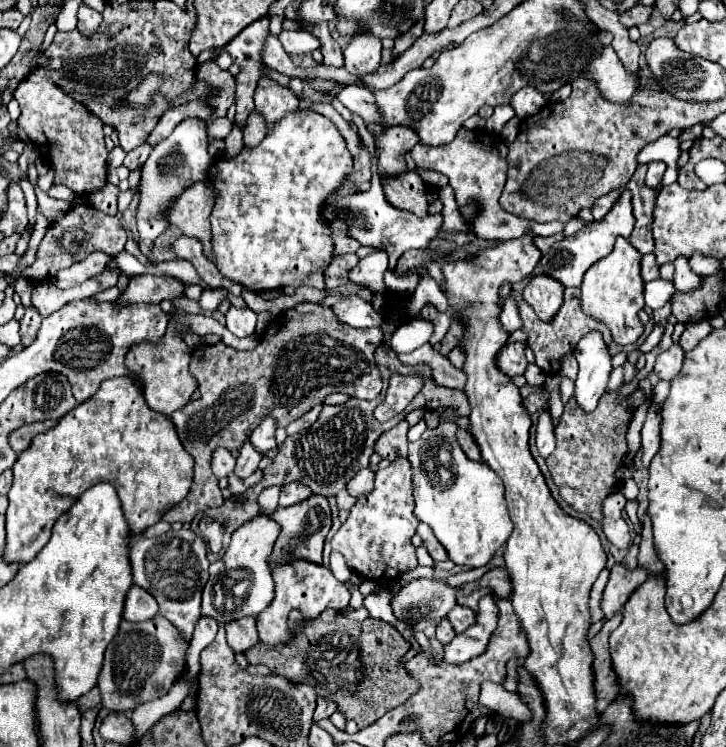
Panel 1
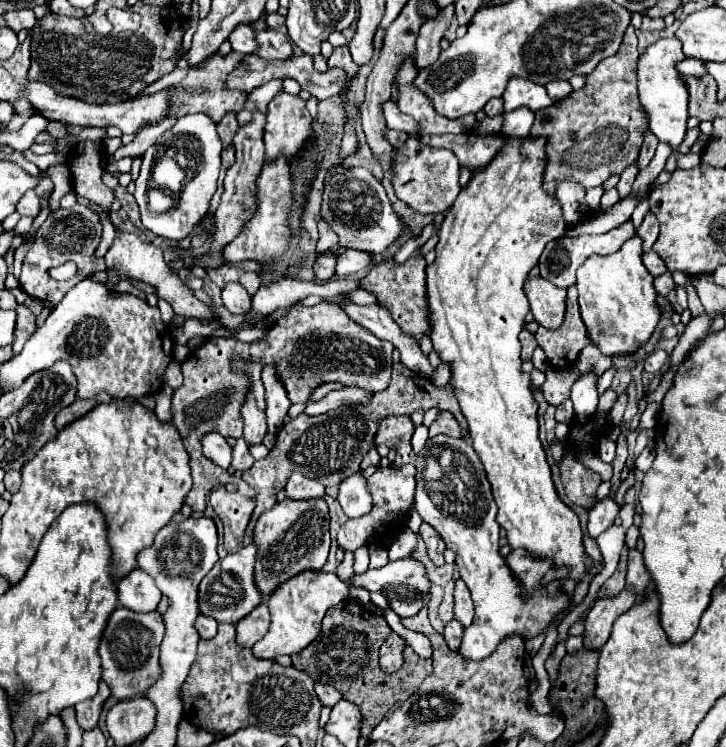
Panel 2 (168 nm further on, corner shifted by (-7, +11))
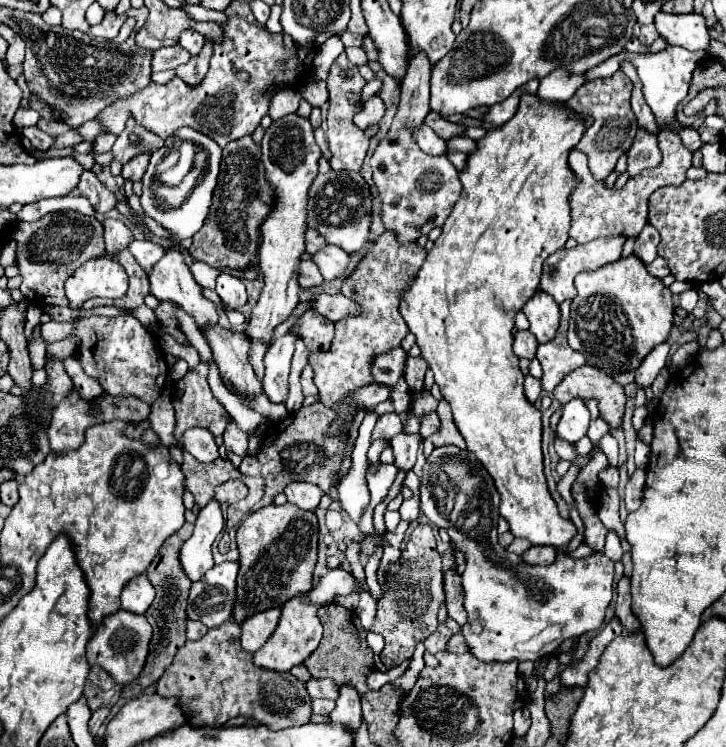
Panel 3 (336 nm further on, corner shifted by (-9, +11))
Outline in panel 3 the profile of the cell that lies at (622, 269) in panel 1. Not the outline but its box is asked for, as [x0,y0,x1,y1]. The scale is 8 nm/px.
[567,254,673,374]

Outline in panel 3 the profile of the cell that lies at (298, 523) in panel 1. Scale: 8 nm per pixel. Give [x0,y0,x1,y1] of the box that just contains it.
[231,504,317,624]

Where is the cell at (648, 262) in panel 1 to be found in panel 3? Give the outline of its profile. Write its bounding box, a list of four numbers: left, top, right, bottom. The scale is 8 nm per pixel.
[647,256,669,278]

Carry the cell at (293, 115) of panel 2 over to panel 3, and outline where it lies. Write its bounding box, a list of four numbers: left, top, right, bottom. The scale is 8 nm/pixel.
[245,114,321,382]

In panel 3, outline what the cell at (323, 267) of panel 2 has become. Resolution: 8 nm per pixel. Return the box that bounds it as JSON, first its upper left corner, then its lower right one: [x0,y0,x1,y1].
[299,258,323,288]

